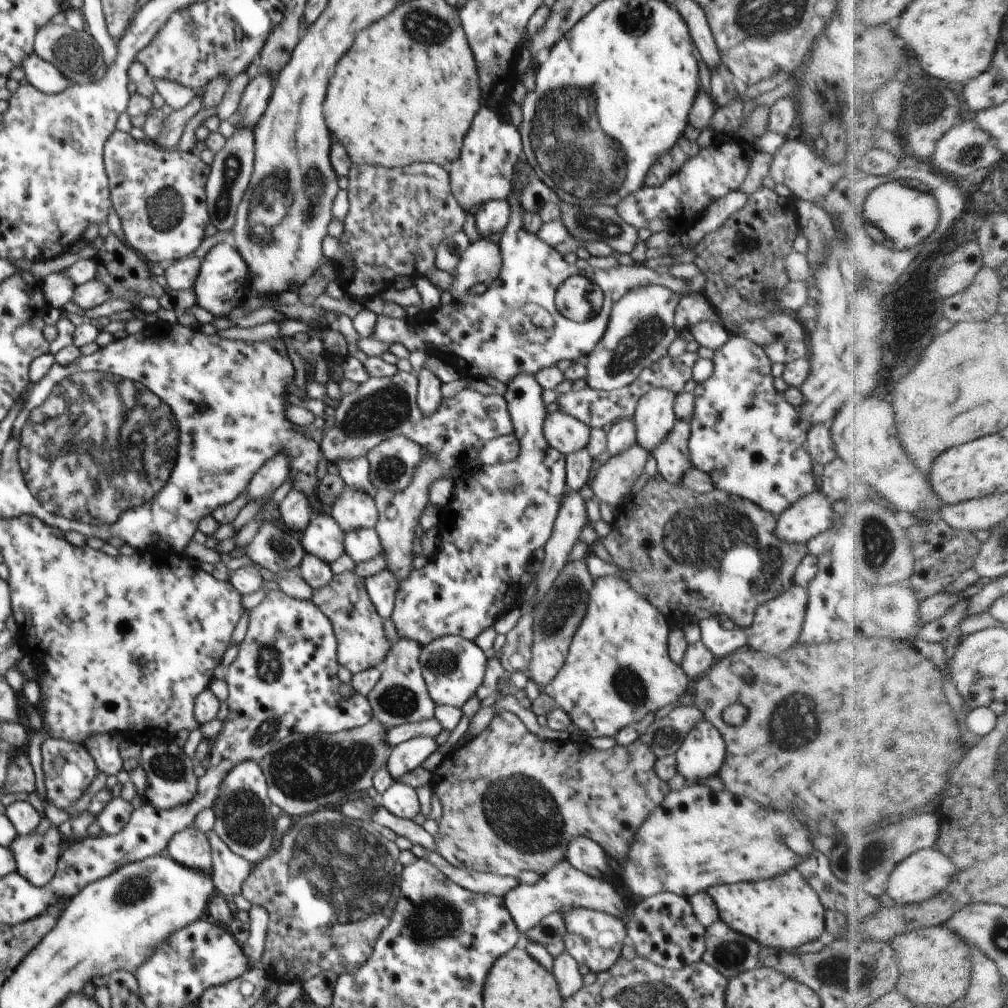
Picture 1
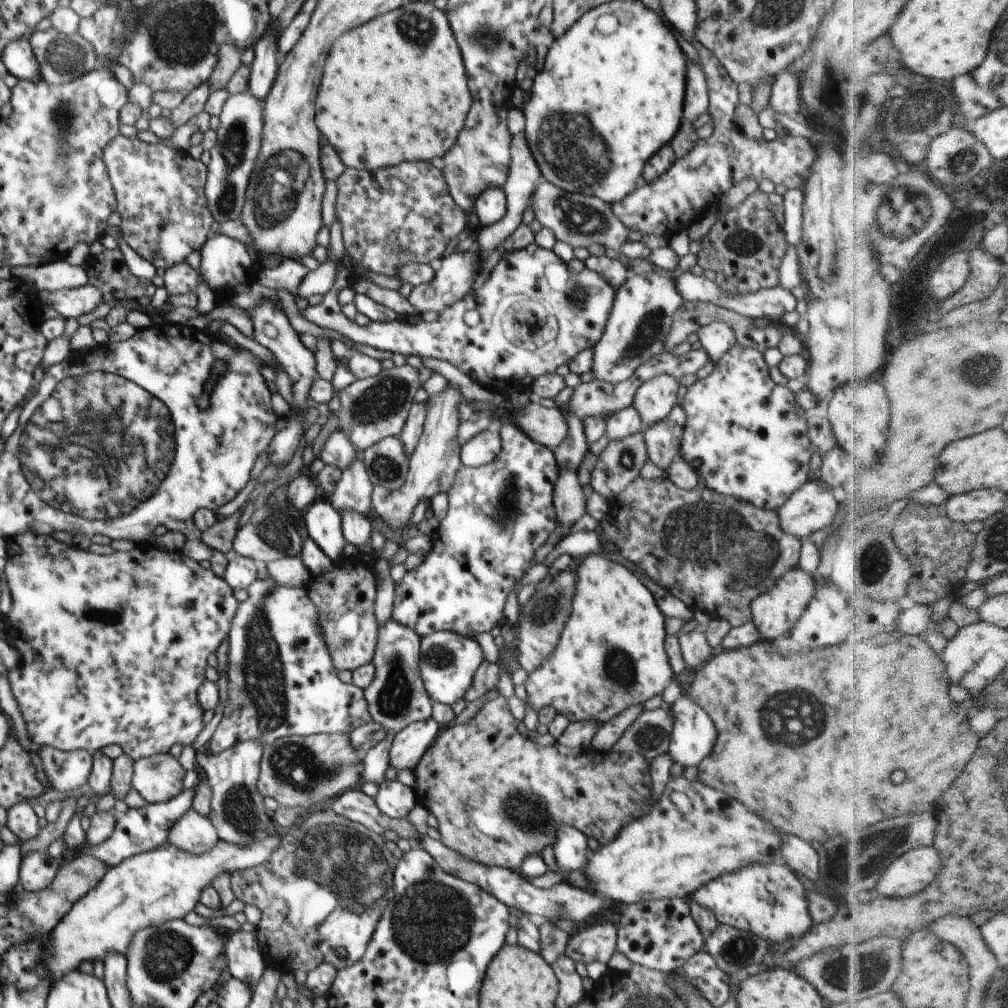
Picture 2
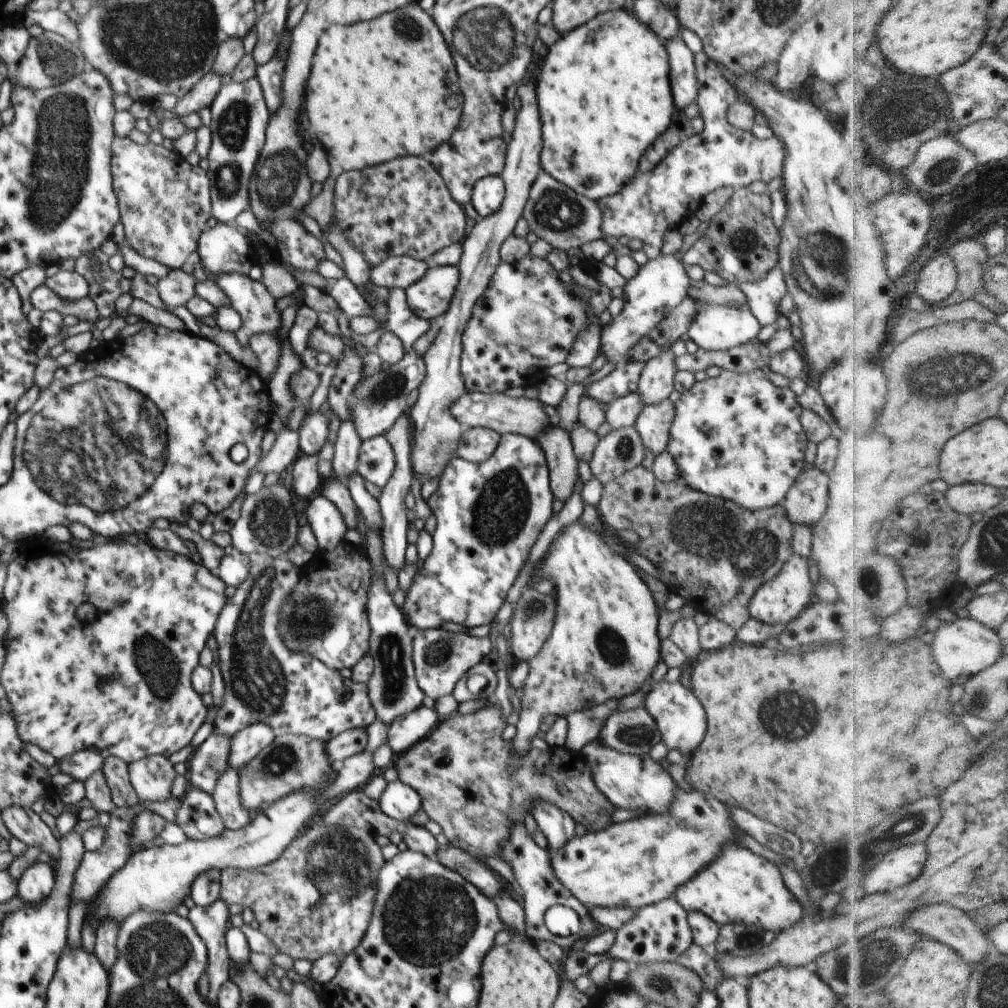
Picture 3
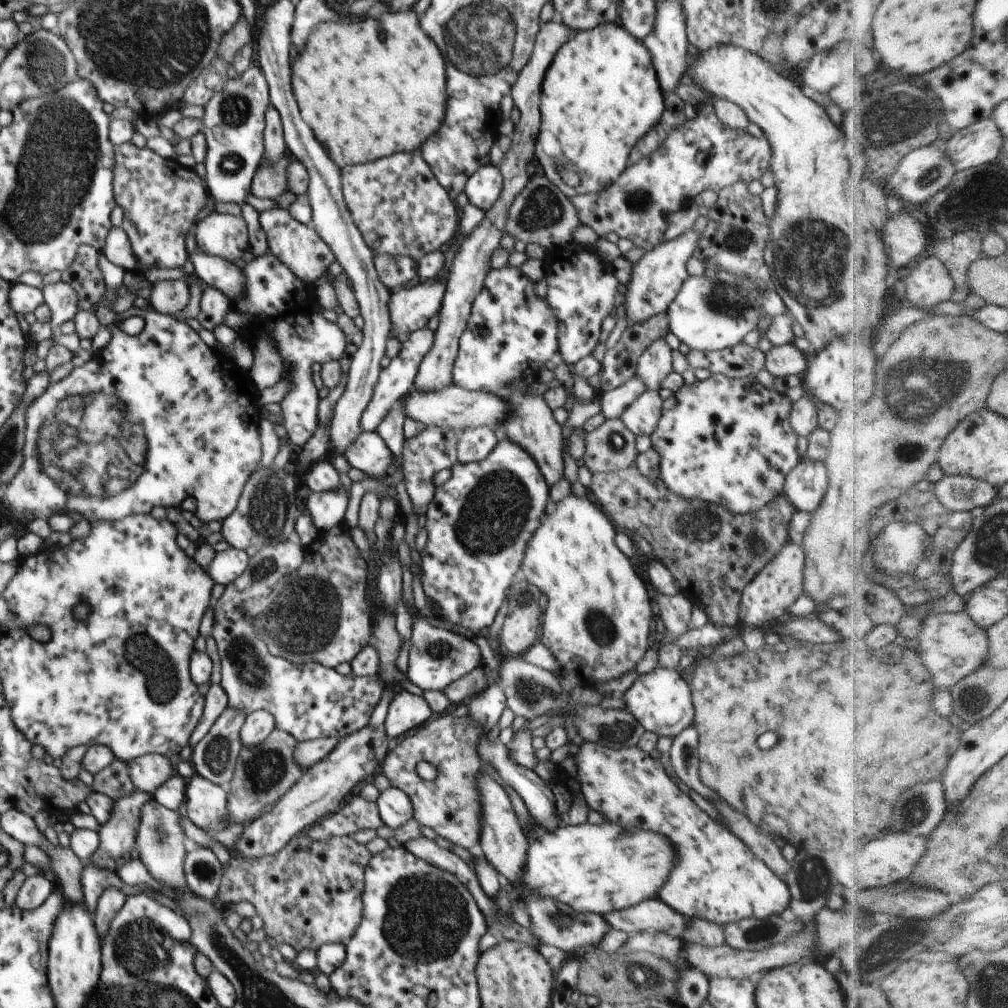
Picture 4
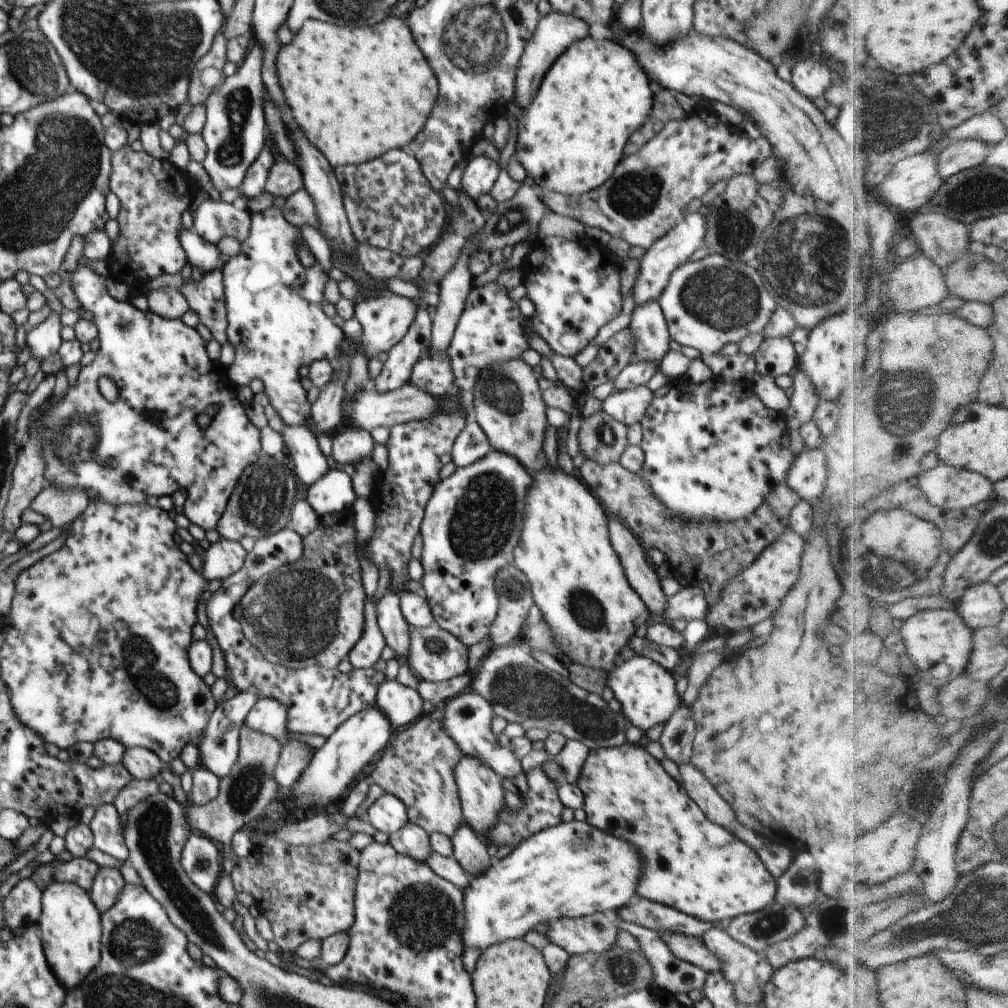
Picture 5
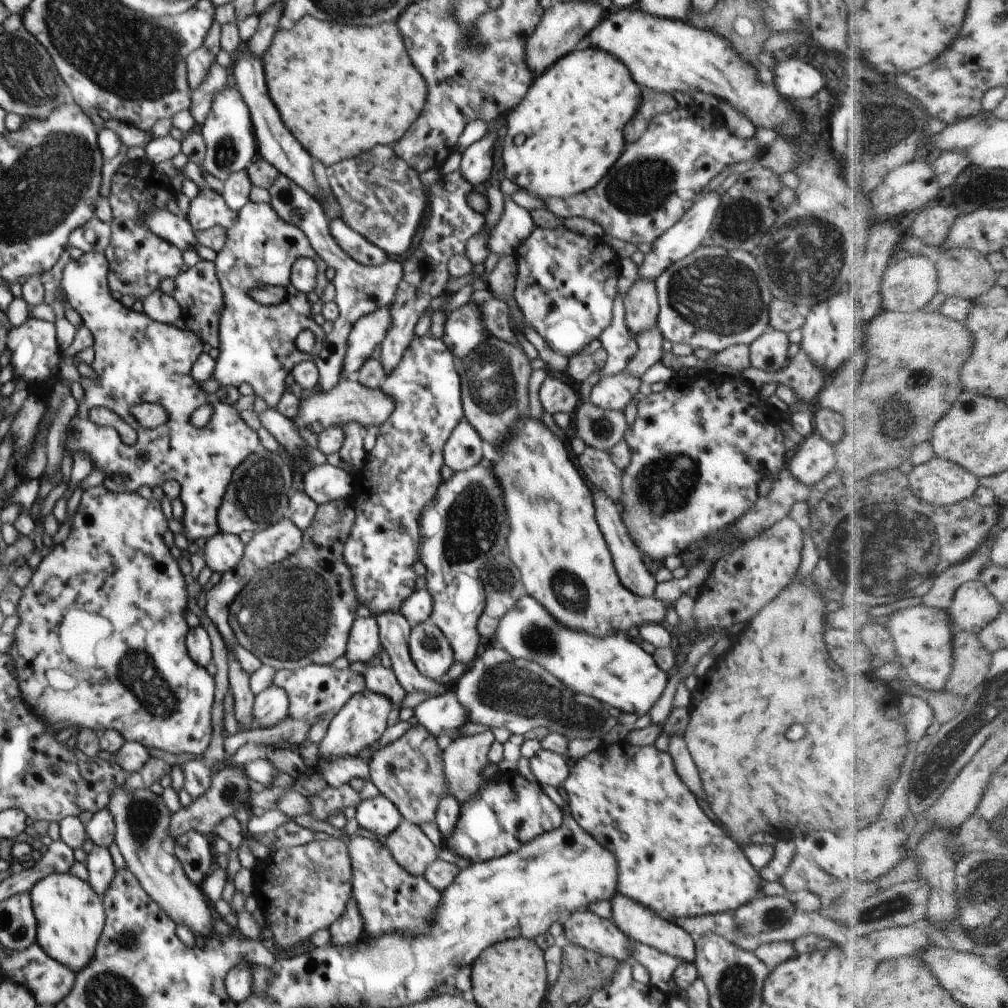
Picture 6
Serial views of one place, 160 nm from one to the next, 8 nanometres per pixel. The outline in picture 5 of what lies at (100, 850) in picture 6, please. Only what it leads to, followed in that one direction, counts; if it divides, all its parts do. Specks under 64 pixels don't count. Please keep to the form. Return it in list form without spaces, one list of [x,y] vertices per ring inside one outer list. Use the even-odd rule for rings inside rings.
[[[107,867],[99,868],[89,895],[100,914],[105,913],[116,904],[119,894],[125,886],[126,883],[119,870]]]

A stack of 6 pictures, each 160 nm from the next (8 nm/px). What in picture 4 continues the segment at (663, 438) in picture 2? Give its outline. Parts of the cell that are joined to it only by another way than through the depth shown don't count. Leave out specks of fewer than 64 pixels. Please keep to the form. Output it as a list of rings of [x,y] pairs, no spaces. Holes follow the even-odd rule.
[[[646,389],[624,412],[620,420],[635,437],[654,432],[662,414],[663,400],[658,391]]]

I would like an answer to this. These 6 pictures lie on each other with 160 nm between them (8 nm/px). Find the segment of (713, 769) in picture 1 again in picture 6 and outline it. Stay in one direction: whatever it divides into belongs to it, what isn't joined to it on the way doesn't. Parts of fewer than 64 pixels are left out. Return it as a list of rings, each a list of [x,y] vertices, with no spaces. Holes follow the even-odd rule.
[[[526,594],[500,619],[496,632],[498,642],[514,657],[542,664],[564,686],[576,694],[597,698],[621,712],[642,716],[648,714],[663,695],[670,674],[656,664],[653,655],[617,633],[601,639],[584,632],[574,632],[558,624],[535,598]]]

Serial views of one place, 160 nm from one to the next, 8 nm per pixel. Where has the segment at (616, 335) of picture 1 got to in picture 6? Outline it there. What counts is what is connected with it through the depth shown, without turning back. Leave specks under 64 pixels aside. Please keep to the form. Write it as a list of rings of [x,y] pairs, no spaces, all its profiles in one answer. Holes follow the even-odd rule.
[[[716,191],[701,194],[701,197],[680,217],[680,220],[653,242],[650,252],[645,254],[642,264],[639,266],[638,279],[655,282],[670,264],[683,259],[700,247],[702,240],[709,234],[709,228],[716,218],[719,204],[720,196]]]

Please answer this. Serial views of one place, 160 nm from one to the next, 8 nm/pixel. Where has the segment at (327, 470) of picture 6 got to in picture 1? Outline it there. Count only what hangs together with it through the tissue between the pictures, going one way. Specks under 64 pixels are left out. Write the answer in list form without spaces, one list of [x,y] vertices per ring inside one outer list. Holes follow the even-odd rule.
[[[314,512],[303,532],[304,551],[326,564],[333,563],[345,553],[345,533],[331,515]]]

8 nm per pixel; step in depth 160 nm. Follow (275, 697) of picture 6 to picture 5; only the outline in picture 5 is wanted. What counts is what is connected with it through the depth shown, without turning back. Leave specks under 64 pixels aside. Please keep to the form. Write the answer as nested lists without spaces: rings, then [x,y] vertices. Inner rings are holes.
[[[276,698],[258,699],[248,711],[245,725],[253,731],[273,736],[283,746],[290,740],[286,737],[287,710]]]

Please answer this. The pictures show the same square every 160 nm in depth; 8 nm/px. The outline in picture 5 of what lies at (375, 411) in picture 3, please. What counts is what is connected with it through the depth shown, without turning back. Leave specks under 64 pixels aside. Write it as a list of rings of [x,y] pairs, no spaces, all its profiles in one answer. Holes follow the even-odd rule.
[[[422,300],[415,301],[419,307],[414,322],[404,338],[388,351],[388,359],[383,362],[380,374],[371,382],[376,392],[387,393],[408,384],[421,352],[431,346],[433,320],[426,310],[427,305]]]

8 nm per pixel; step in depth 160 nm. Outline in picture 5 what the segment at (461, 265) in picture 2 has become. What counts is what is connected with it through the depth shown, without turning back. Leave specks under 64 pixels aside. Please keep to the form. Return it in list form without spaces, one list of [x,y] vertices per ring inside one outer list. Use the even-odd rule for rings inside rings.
[[[390,292],[373,299],[362,299],[355,303],[355,317],[362,326],[362,335],[358,340],[363,346],[366,357],[374,358],[379,352],[388,352],[397,342],[400,342],[408,332],[416,318],[418,305],[415,299]]]

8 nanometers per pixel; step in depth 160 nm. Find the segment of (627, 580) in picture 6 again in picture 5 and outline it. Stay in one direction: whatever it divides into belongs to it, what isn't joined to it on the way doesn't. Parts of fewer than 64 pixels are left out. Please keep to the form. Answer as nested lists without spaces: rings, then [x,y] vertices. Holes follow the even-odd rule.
[[[610,516],[607,525],[612,546],[622,563],[630,586],[638,593],[650,612],[663,616],[668,597],[662,590],[657,572],[646,560],[641,541],[618,518]]]

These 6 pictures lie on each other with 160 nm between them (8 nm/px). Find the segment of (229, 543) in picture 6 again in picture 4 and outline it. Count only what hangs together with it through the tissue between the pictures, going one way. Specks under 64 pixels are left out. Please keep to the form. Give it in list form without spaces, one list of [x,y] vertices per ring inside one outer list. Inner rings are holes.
[[[228,548],[217,552],[207,568],[212,580],[218,584],[230,584],[247,570],[250,557],[246,551]]]

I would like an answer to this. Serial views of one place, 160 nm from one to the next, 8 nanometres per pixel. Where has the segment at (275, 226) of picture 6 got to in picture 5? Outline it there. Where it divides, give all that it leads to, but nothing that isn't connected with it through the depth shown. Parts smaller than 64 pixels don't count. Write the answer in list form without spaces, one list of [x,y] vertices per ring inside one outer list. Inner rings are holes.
[[[272,207],[264,212],[251,213],[251,229],[249,230],[248,238],[241,243],[240,253],[233,256],[226,262],[222,268],[223,274],[223,289],[225,292],[225,303],[227,310],[227,340],[233,344],[235,350],[234,362],[224,369],[228,376],[238,385],[249,385],[252,380],[260,379],[265,386],[264,392],[269,396],[270,404],[276,409],[276,412],[280,415],[285,425],[290,426],[307,426],[307,422],[311,418],[311,403],[306,397],[307,392],[300,383],[300,367],[304,365],[311,365],[313,362],[326,359],[331,362],[336,360],[341,354],[341,345],[343,344],[346,335],[340,327],[338,327],[329,316],[326,316],[324,312],[322,301],[324,300],[324,284],[329,280],[329,276],[323,271],[323,268],[316,262],[309,268],[306,268],[298,258],[298,245],[303,245],[304,240],[302,238],[301,230],[290,224],[287,218],[283,215],[283,212],[278,207]]]

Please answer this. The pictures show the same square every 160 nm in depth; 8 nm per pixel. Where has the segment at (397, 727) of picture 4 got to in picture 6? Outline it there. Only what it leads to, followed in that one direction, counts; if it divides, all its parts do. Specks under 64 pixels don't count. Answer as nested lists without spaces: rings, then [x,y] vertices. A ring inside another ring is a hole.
[[[374,658],[368,663],[368,670],[363,673],[368,690],[384,695],[394,707],[400,710],[404,697],[408,694],[398,682],[394,671],[385,668],[380,659]]]

